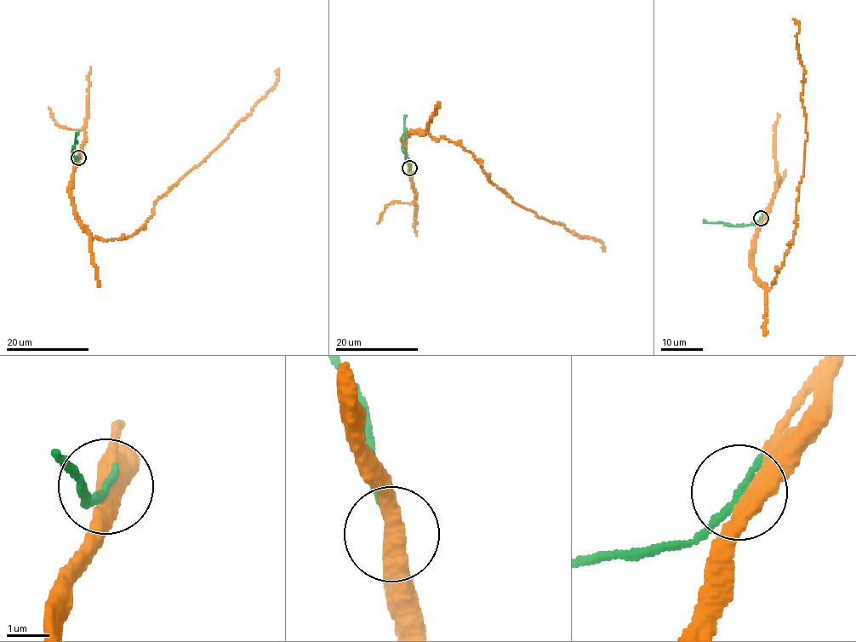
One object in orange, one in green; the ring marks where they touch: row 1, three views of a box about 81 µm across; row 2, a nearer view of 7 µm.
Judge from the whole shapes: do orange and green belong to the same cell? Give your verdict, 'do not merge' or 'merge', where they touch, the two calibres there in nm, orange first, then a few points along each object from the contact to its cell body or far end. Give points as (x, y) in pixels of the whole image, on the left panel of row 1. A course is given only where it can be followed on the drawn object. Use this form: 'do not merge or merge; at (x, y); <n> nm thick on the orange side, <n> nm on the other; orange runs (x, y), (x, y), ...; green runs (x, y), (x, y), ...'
merge; at (78, 157); 460 nm thick on the orange side, 200 nm on the other; orange runs (78, 157), (73, 214), (91, 238), (127, 237), (275, 85), (279, 68); green runs (78, 157), (76, 159), (72, 153), (77, 133)

